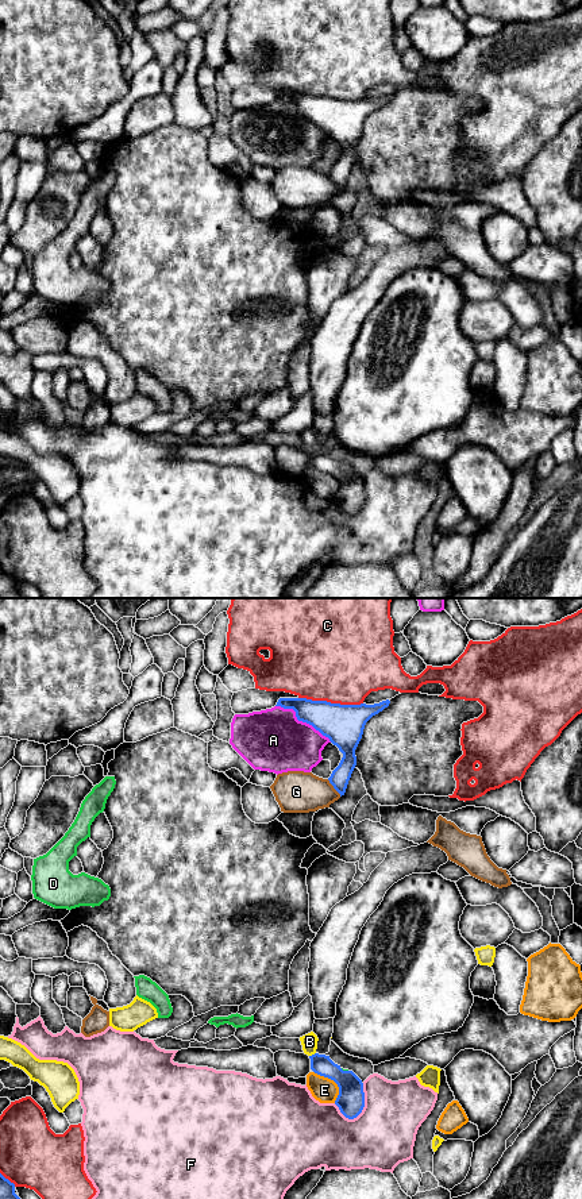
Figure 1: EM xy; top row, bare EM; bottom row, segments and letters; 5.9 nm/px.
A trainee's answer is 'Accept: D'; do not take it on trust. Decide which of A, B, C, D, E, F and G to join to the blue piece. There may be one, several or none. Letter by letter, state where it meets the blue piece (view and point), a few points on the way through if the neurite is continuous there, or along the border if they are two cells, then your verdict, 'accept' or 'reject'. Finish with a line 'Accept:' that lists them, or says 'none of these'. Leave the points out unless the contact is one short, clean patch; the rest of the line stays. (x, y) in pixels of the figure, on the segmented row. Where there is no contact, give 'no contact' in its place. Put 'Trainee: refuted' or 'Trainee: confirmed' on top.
Trainee: refuted
A: xy (301, 720) | reject
B: xy (312, 1055) | reject
C: xy (330, 702) | reject
D: xy (345, 1071) | reject
E: xy (334, 1080) | reject
F: xy (363, 1103) | reject
G: xy (334, 787) | reject
Accept: none of these

